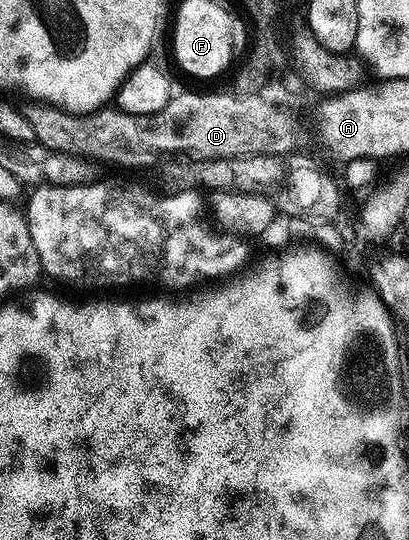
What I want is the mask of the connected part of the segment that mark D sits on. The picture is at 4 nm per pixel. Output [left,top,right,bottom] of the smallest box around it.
[22,92,295,167]

